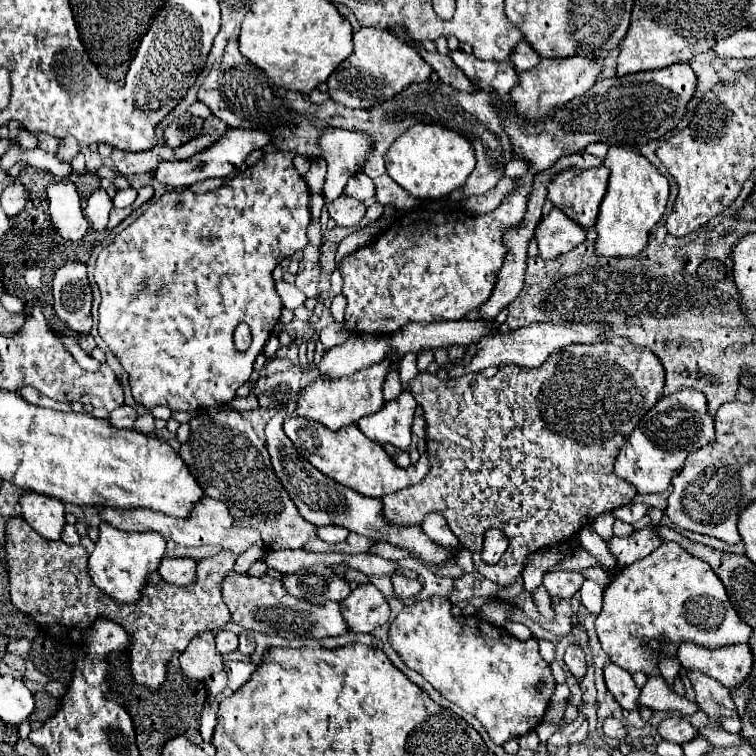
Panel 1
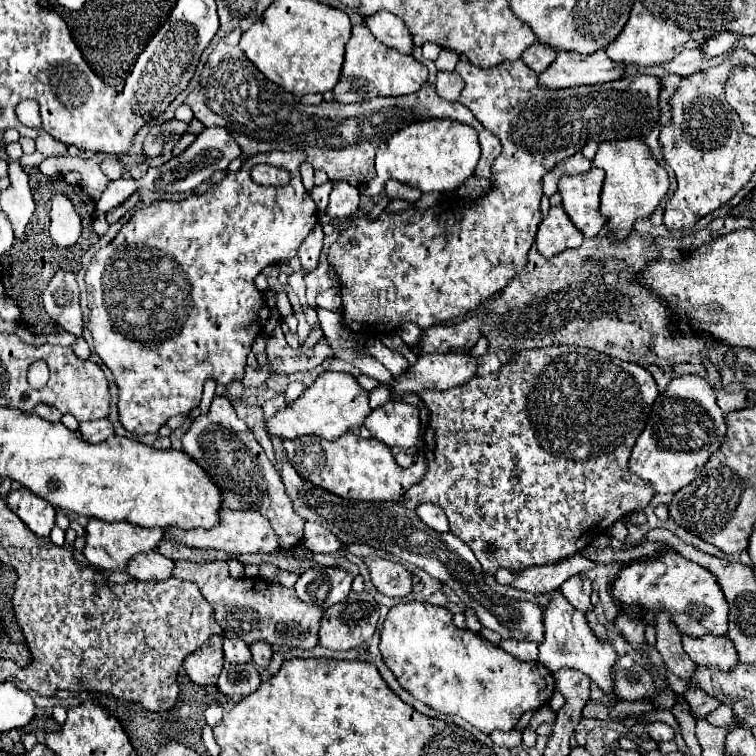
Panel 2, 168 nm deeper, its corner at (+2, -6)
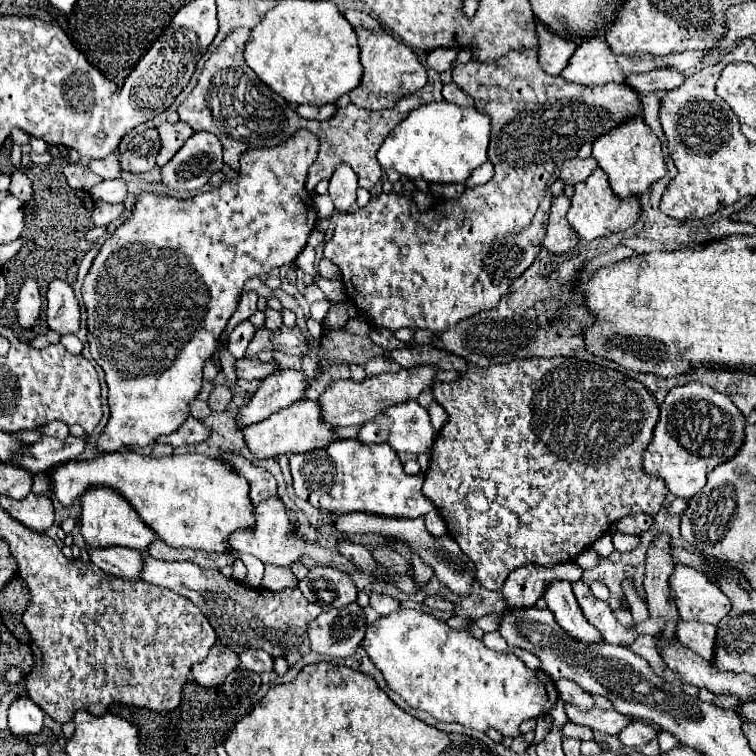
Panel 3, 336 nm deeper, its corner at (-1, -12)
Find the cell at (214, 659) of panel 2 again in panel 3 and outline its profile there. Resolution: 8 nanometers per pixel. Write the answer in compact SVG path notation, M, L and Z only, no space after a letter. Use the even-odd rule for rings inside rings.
M215 642L213 648L209 650L209 656L193 666L193 676L197 684L205 688L213 688L213 686L221 686L227 674L237 670L239 666L241 666L239 656L229 648L225 648L221 642Z

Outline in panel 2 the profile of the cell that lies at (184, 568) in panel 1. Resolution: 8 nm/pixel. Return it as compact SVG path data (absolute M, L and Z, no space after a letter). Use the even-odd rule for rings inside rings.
M152 550L150 554L140 554L138 558L134 558L134 562L130 562L130 566L126 566L126 572L138 580L166 580L172 576L174 570L174 562L166 556L162 556L158 550Z

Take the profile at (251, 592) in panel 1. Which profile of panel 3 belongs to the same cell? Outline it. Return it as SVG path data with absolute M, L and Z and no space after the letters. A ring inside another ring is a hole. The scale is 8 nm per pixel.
M141 550L141 572L139 578L145 582L151 582L155 586L161 588L169 588L173 592L177 592L179 596L189 598L209 620L209 624L213 626L217 640L221 644L225 644L227 648L231 648L233 652L241 654L247 648L263 648L265 652L269 652L271 656L287 656L291 652L299 652L299 654L309 654L309 638L305 638L305 628L307 622L317 618L321 614L321 608L317 604L311 604L305 600L305 596L301 594L299 588L285 588L281 592L271 592L265 588L257 588L257 590L249 590L243 584L239 584L233 578L225 578L219 570L205 570L199 568L193 562L167 562L167 560L157 560L153 558L147 550Z

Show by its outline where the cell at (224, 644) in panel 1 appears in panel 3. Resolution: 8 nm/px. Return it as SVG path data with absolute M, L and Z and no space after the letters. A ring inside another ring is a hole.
M245 650L241 656L241 666L251 670L251 672L271 672L273 670L273 656L261 650Z

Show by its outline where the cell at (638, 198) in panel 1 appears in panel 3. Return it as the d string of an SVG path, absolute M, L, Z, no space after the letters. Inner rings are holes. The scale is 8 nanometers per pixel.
M633 116L625 120L623 124L615 126L613 130L595 138L593 158L599 162L599 168L607 172L611 188L619 198L627 198L633 194L643 196L657 178L667 174L663 152L661 152L661 142L653 134L653 130L645 124L643 116Z

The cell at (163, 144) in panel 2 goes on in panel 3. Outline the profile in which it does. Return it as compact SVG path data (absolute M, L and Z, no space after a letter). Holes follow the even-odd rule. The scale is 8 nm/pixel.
M149 128L129 140L125 154L119 160L123 172L149 172L157 156L157 130Z

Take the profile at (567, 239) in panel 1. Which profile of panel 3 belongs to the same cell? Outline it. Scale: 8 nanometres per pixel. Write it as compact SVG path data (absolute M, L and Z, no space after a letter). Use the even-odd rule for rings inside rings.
M565 194L553 198L547 236L543 240L543 248L549 250L551 254L565 254L571 248L575 248L579 242L579 236L573 232L573 228L567 222L569 206L571 206L571 200Z

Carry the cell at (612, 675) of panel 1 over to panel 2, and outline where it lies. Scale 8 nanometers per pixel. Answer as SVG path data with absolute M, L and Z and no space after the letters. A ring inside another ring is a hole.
M552 592L552 602L544 612L544 640L540 644L538 662L542 662L550 672L558 672L560 668L576 668L588 674L592 682L596 682L612 702L618 702L614 690L614 666L618 658L620 656L612 650L612 646L600 642L592 634L584 614L574 606L570 606L570 602L566 602L566 598L562 598L558 592Z

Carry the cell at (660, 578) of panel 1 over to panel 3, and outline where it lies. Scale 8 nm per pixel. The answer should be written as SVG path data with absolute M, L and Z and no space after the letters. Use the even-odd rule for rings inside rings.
M675 566L669 576L669 592L683 620L699 620L717 626L731 608L729 598L703 572Z

